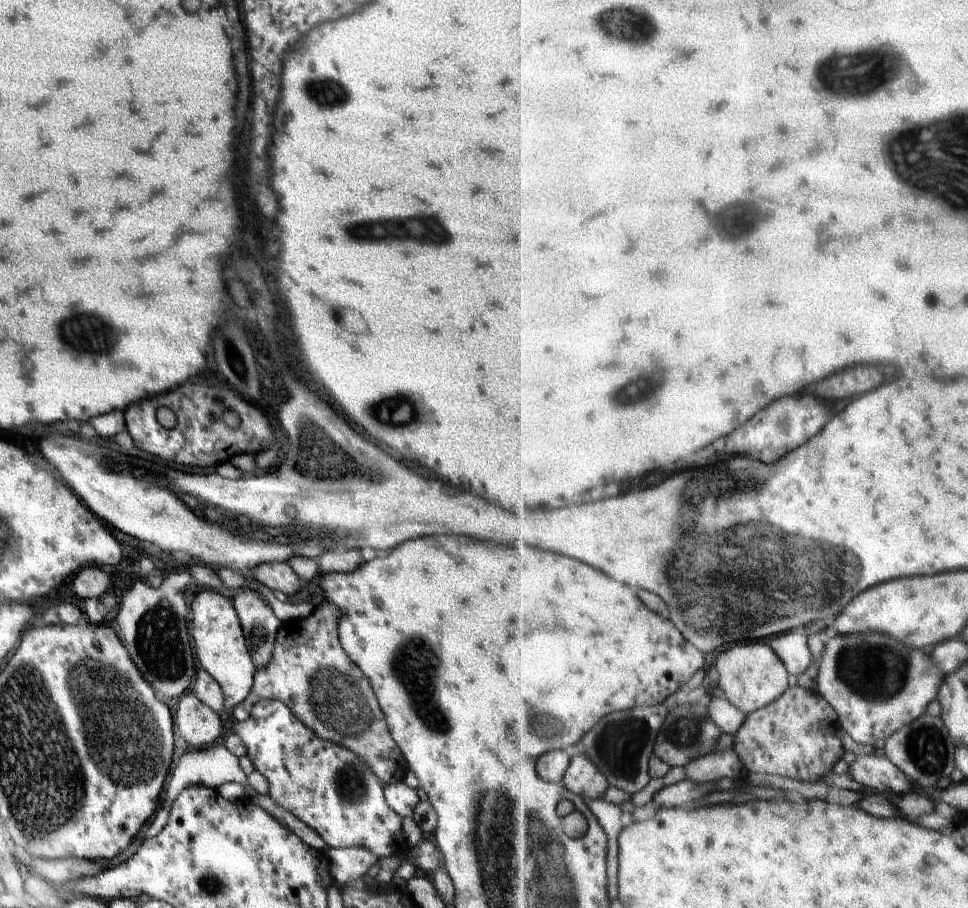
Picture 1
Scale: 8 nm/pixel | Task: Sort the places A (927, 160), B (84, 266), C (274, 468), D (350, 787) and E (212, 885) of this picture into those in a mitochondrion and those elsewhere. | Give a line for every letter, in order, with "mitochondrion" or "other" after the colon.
A: mitochondrion
B: other
C: other
D: mitochondrion
E: mitochondrion

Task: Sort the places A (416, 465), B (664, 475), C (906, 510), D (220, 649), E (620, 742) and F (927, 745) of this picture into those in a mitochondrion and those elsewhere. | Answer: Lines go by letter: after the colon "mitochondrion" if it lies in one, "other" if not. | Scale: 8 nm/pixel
A: other
B: other
C: other
D: other
E: mitochondrion
F: mitochondrion

